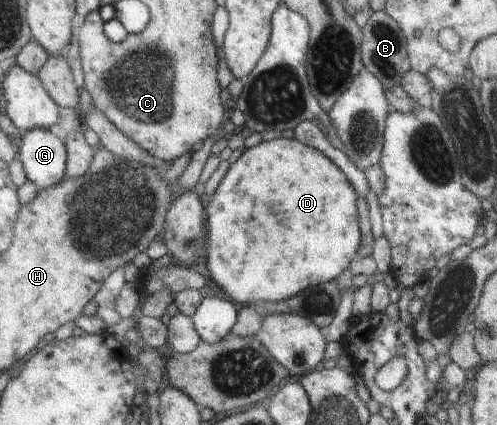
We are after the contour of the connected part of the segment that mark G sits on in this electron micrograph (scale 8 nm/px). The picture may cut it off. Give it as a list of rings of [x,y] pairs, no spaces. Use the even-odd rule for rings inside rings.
[[[39,128],[22,135],[20,155],[27,173],[42,190],[57,185],[65,175],[65,144],[49,129]]]

